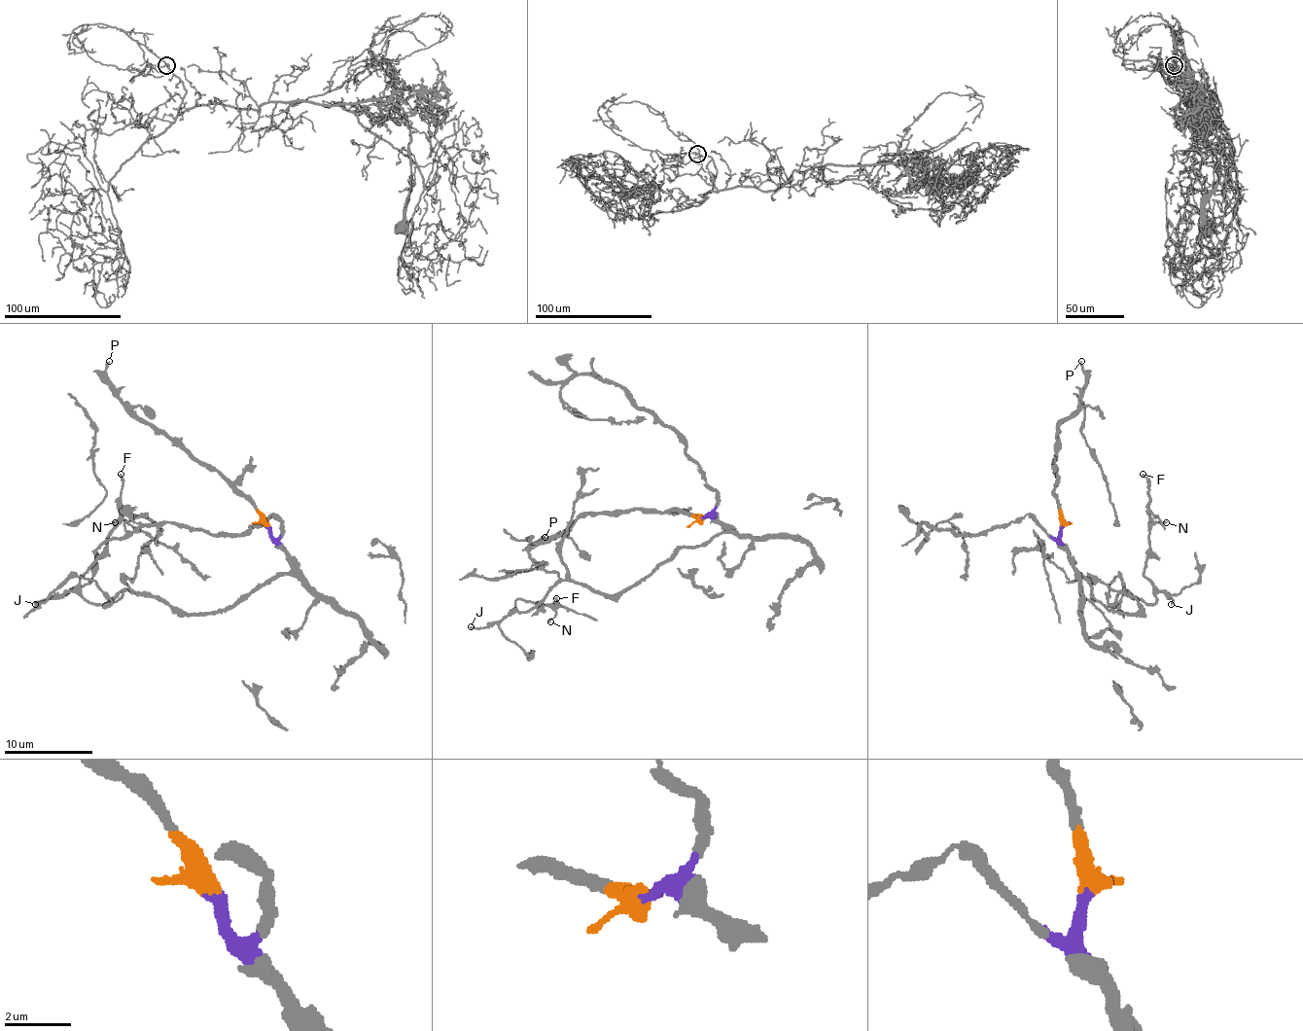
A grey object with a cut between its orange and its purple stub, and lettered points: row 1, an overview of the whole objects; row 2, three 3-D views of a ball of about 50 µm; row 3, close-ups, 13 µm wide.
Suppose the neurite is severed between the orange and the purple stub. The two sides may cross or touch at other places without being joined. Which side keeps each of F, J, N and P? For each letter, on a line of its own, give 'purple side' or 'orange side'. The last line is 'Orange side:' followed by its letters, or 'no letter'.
F: purple side
J: purple side
N: purple side
P: orange side
Orange side: P

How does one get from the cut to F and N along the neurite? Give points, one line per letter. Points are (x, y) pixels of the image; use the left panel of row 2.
F: (268, 526), (291, 568), (227, 608), (189, 613), (124, 590), (94, 604), (81, 577), (119, 517), (121, 474)
N: (268, 526), (291, 568), (227, 608), (189, 613), (145, 592), (98, 604), (81, 592), (114, 522)

